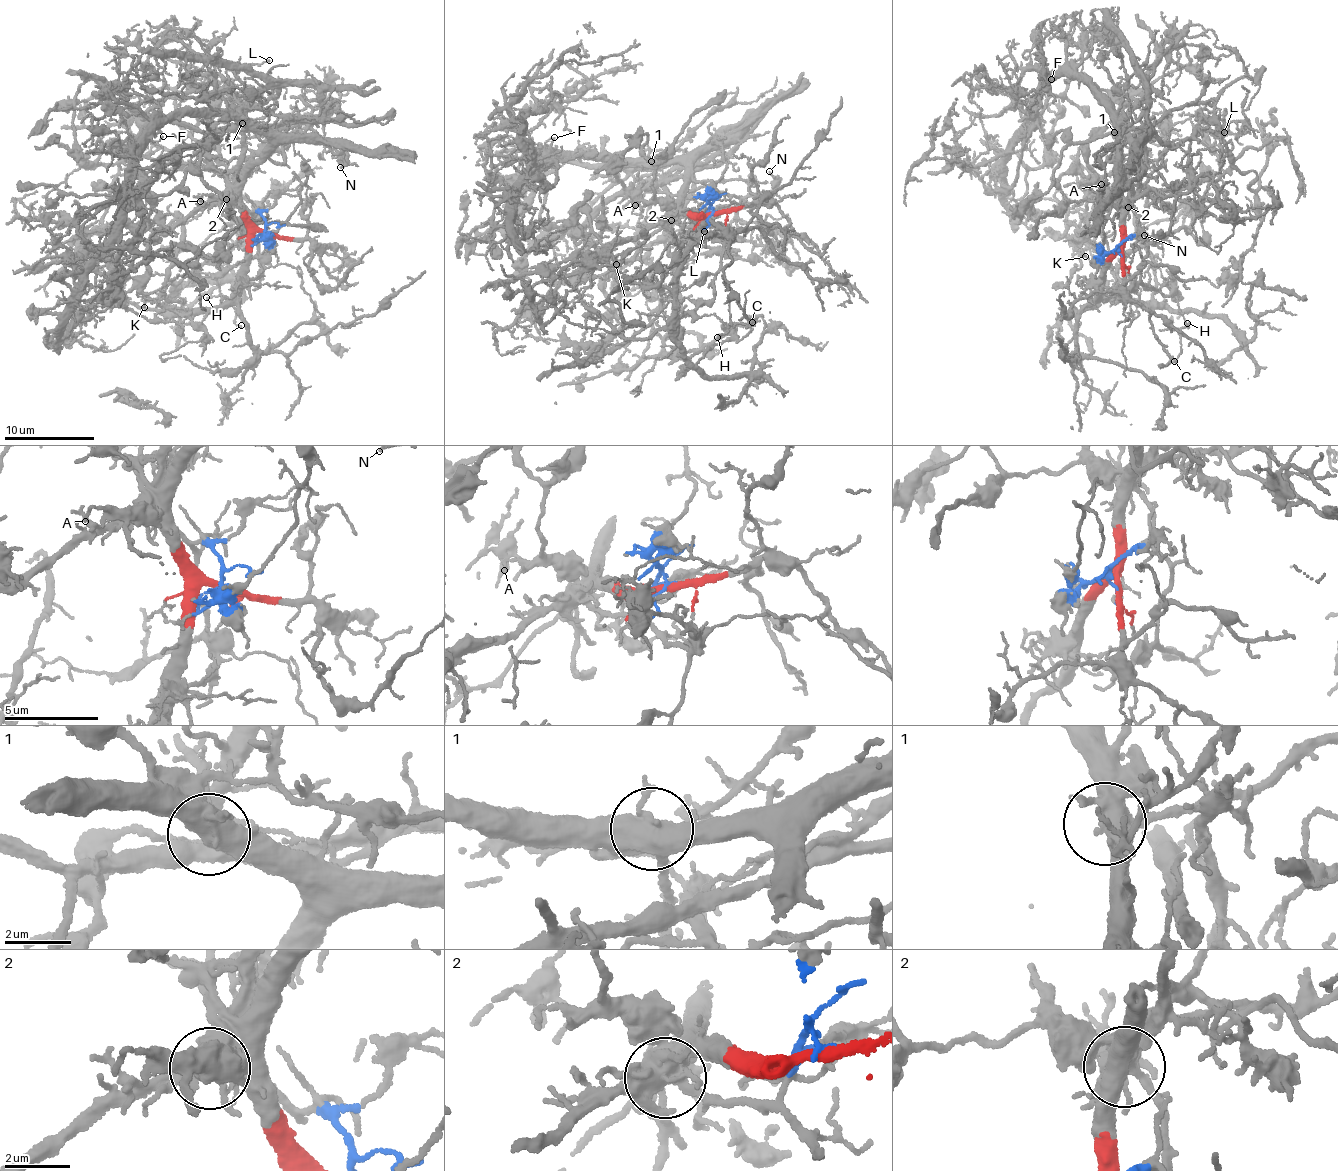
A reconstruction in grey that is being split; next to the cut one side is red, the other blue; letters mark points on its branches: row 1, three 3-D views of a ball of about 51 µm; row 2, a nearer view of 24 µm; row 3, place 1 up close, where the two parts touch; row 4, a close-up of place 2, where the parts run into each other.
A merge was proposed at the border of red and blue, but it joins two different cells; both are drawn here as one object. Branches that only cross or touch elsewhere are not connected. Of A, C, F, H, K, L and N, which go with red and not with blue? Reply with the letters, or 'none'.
F, L, N

